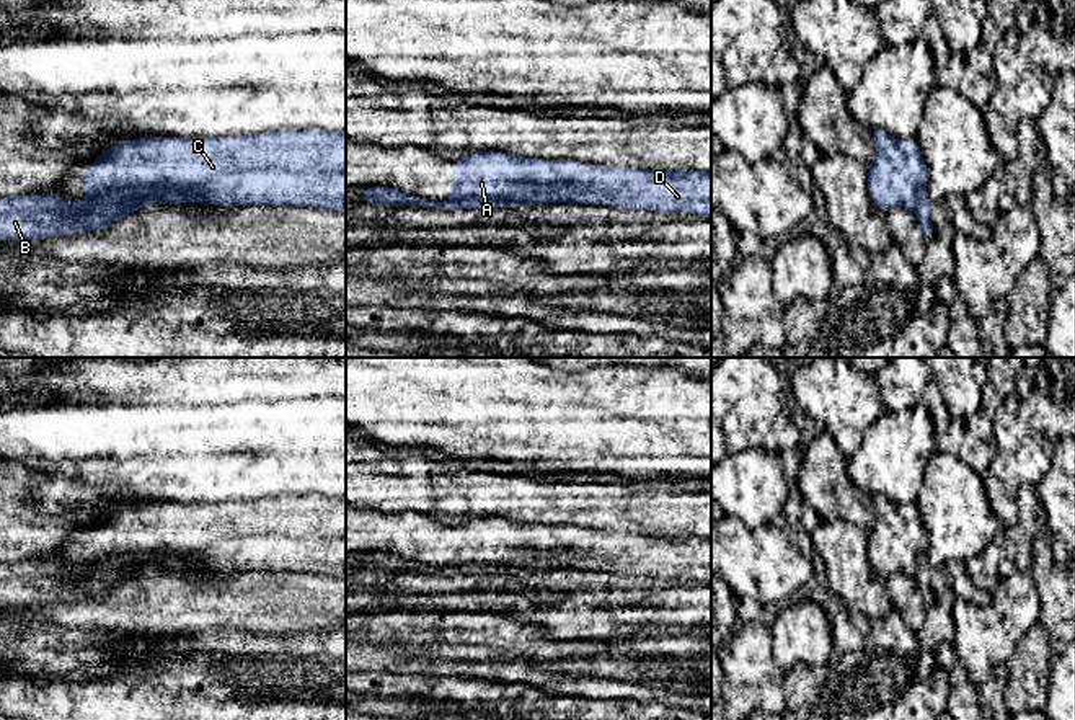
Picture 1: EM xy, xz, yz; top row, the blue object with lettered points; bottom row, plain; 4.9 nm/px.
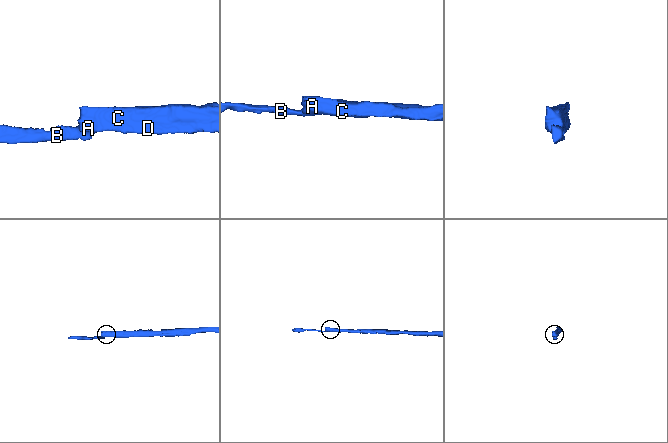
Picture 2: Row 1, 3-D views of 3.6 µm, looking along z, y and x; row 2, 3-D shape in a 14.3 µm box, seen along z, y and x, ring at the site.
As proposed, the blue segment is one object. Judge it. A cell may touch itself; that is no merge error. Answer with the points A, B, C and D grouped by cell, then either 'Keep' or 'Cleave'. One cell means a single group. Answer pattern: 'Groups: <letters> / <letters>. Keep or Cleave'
Groups: A C D / B. Cleave

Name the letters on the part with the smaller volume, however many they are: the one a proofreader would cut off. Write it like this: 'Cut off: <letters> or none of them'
Cut off: B

